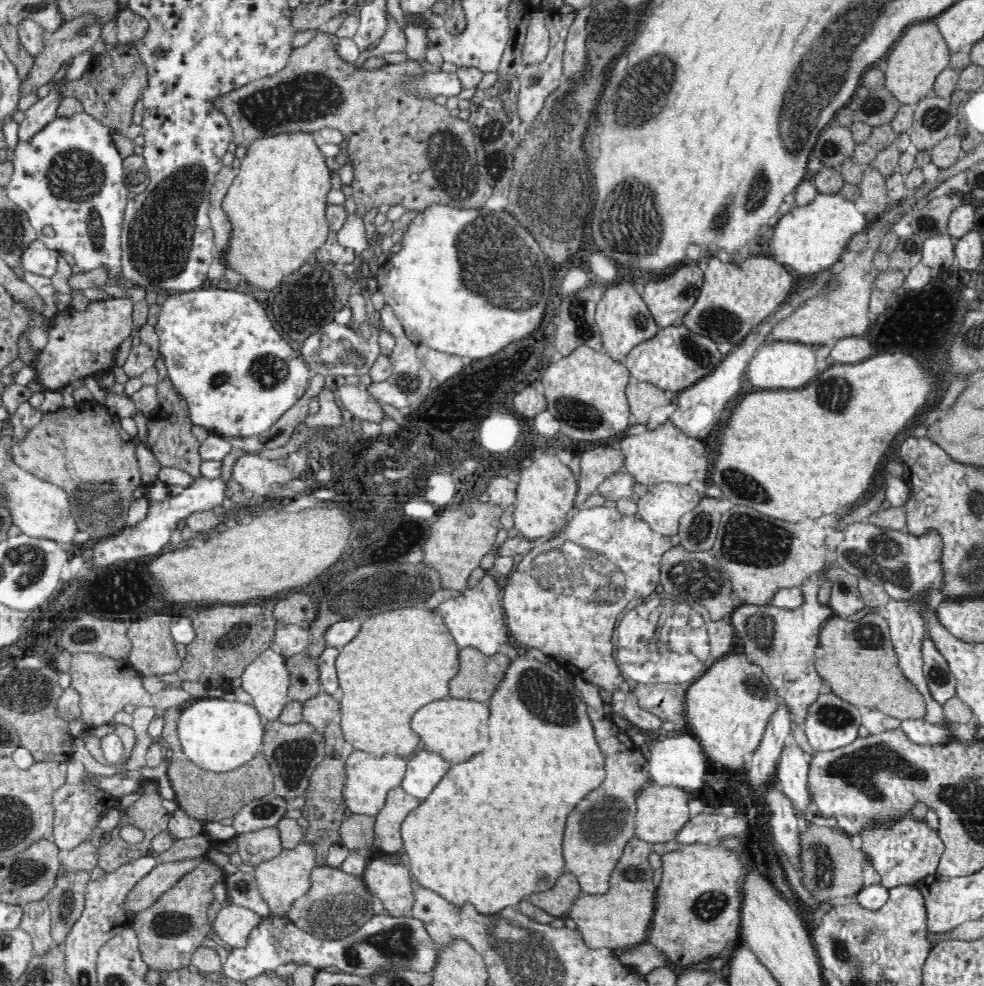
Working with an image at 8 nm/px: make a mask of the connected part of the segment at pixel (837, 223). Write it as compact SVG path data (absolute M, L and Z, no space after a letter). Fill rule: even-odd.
M818 194L812 206L808 208L794 208L786 214L774 230L772 238L771 256L780 265L786 265L798 274L814 277L822 270L830 269L841 260L848 242L856 235L865 232L870 218L860 213L852 201L838 194Z

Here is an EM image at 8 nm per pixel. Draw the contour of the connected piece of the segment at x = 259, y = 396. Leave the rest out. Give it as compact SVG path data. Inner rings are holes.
M209 284L205 287L191 289L190 292L170 292L169 298L160 307L158 321L155 324L159 342L159 355L164 357L164 363L168 369L168 377L171 380L171 384L173 384L173 388L175 388L175 392L185 400L189 419L194 425L202 426L209 432L224 436L238 436L243 439L248 436L254 436L254 434L260 434L272 428L272 425L280 420L280 416L286 410L290 410L290 407L294 406L298 400L302 399L302 396L308 390L312 378L308 366L302 357L296 355L296 351L288 345L288 342L274 330L272 322L268 320L268 314L264 310L264 306L256 304L256 302L258 300L254 300L252 294L248 294L248 290L244 290L244 288Z

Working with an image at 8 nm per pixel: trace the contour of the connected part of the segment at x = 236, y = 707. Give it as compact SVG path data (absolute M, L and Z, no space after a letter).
M202 698L198 702L194 702L192 706L184 708L178 718L176 718L176 734L182 742L182 750L187 764L193 769L202 769L212 772L228 772L234 768L241 768L242 764L248 764L259 753L263 751L263 743L265 740L265 732L268 723L264 721L257 710L248 704L242 702L230 702L229 700L210 700L210 698Z

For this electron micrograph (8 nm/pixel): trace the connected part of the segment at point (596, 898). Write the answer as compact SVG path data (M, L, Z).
M636 836L630 838L612 874L607 892L589 894L581 892L571 901L568 916L574 920L582 939L590 948L628 949L646 942L647 925L654 916L654 869L648 858L653 846Z

